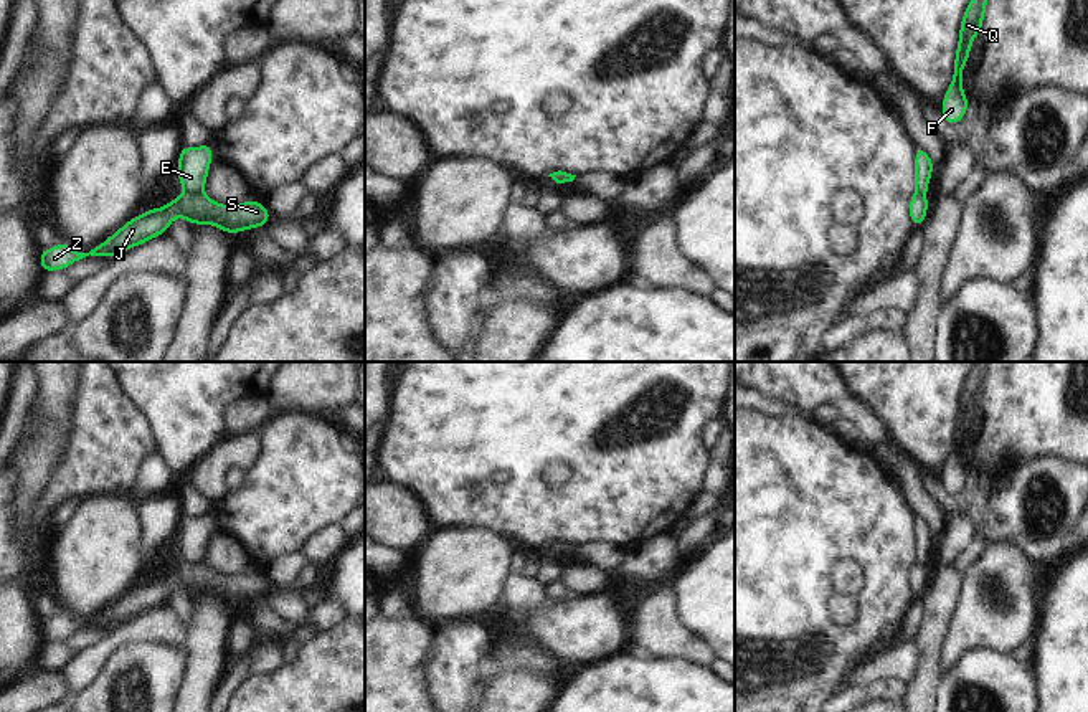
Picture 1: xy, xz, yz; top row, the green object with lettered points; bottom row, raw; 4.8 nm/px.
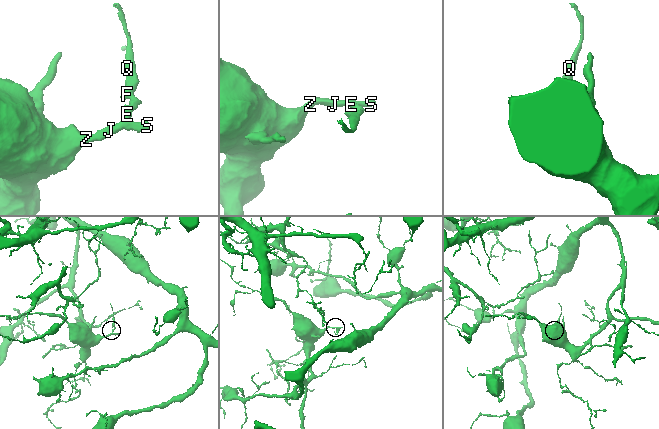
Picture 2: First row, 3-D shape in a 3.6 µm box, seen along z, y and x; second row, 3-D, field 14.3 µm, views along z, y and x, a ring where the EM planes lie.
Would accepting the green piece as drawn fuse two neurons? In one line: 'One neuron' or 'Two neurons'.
Two neurons.

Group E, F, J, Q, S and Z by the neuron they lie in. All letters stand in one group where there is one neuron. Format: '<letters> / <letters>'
E F Q / J S Z

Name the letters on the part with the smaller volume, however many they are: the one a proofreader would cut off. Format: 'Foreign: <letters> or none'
Foreign: E, F, Q

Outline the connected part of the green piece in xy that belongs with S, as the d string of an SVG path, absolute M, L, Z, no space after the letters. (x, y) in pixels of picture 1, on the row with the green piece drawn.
M185 192L165 206L150 208L139 216L132 216L89 253L78 253L66 241L48 249L38 249L41 273L68 269L73 263L89 254L111 259L167 233L175 216L185 218L190 225L216 226L229 236L251 228L264 228L272 218L259 200L221 205L203 192Z

